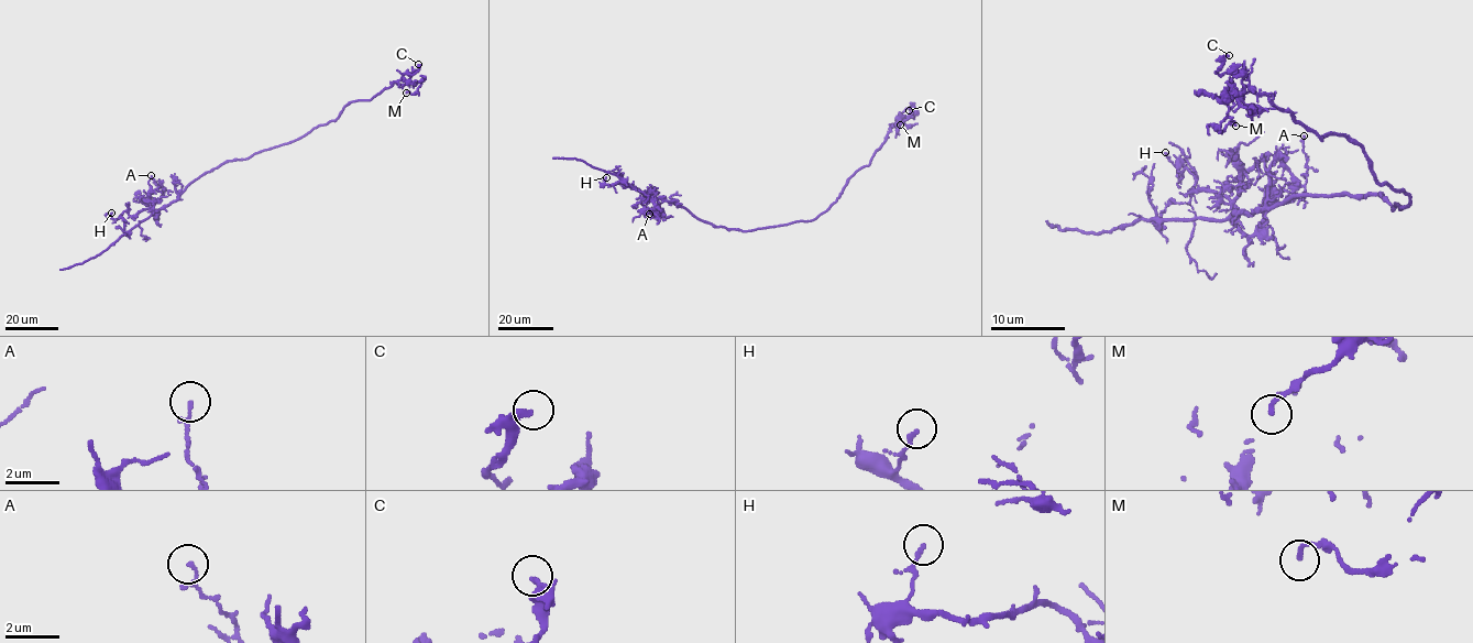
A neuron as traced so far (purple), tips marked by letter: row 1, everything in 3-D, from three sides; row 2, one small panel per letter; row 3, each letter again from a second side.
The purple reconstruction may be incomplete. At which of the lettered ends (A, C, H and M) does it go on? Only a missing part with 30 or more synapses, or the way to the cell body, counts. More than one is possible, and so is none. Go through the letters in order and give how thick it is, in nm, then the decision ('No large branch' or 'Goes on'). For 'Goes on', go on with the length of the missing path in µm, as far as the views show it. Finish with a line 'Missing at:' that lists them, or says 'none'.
A: Thickness 70 nm. No large branch
C: Thickness 240 nm. No large branch
H: Thickness 140 nm. No large branch
M: Thickness 160 nm. No large branch
Missing at: none

